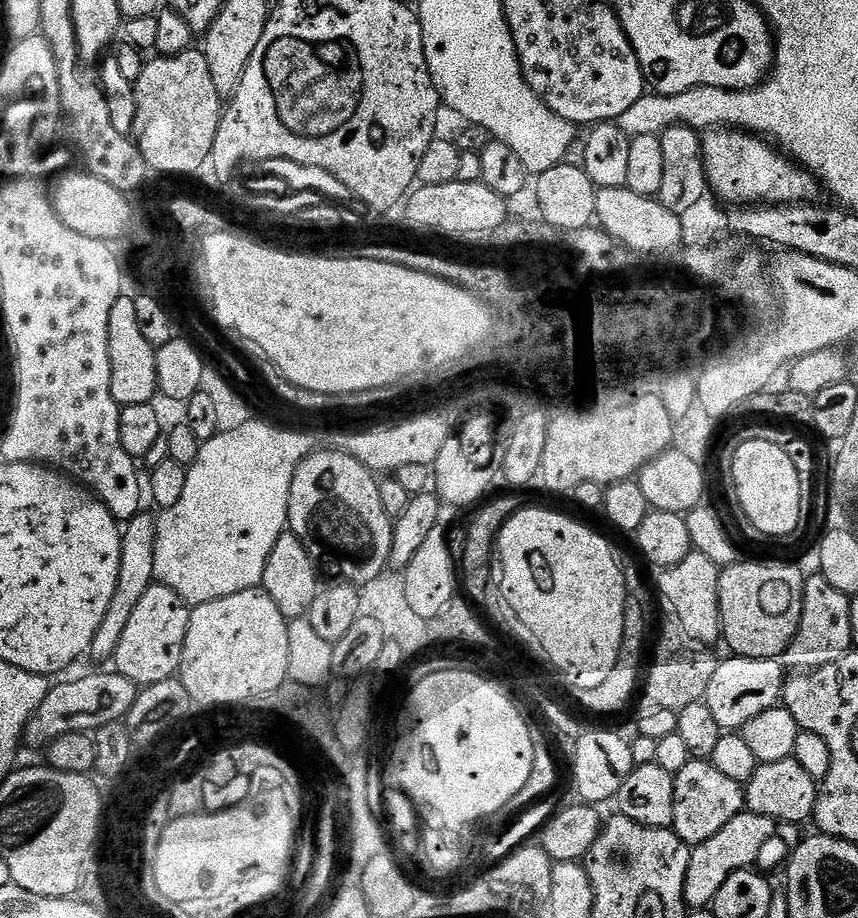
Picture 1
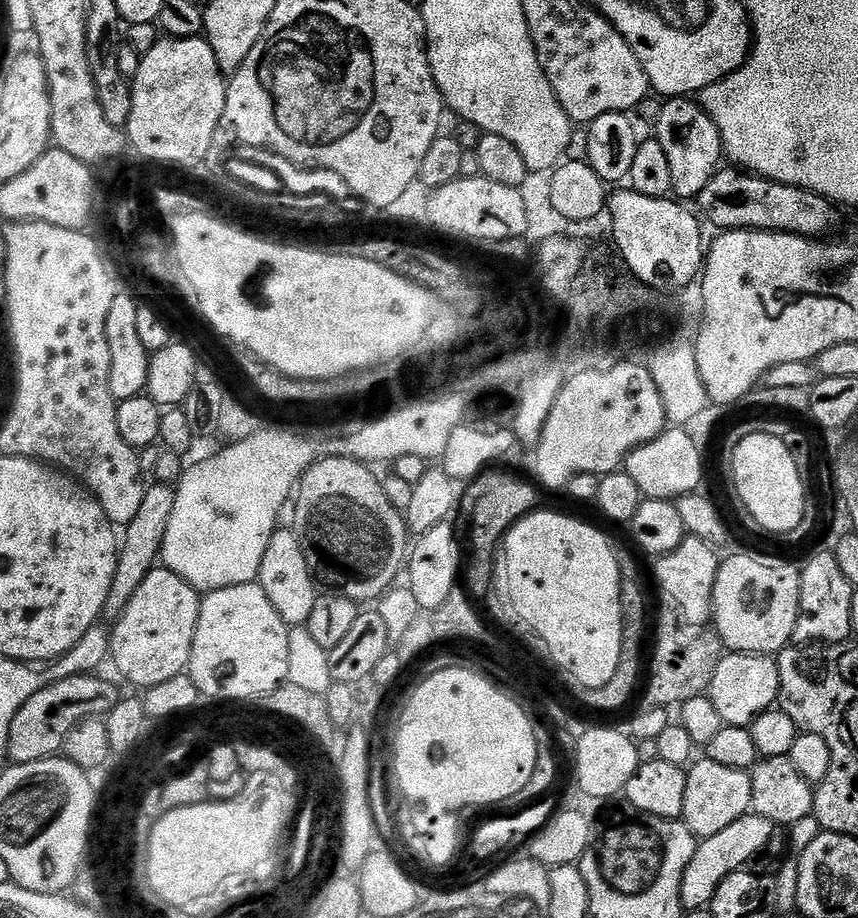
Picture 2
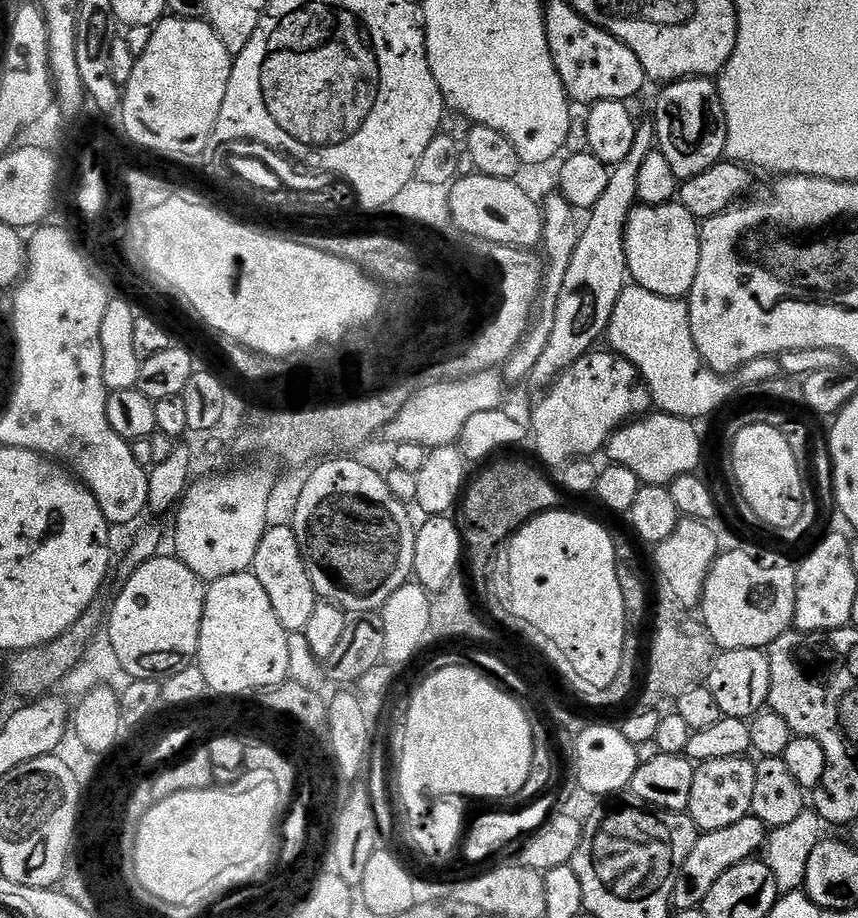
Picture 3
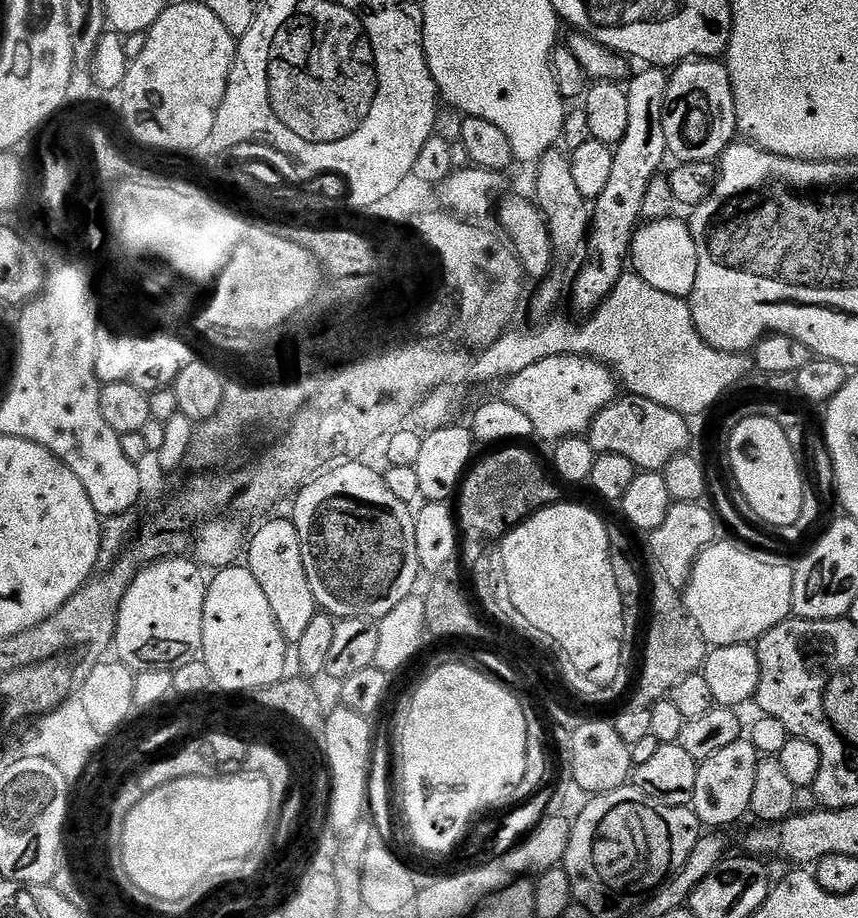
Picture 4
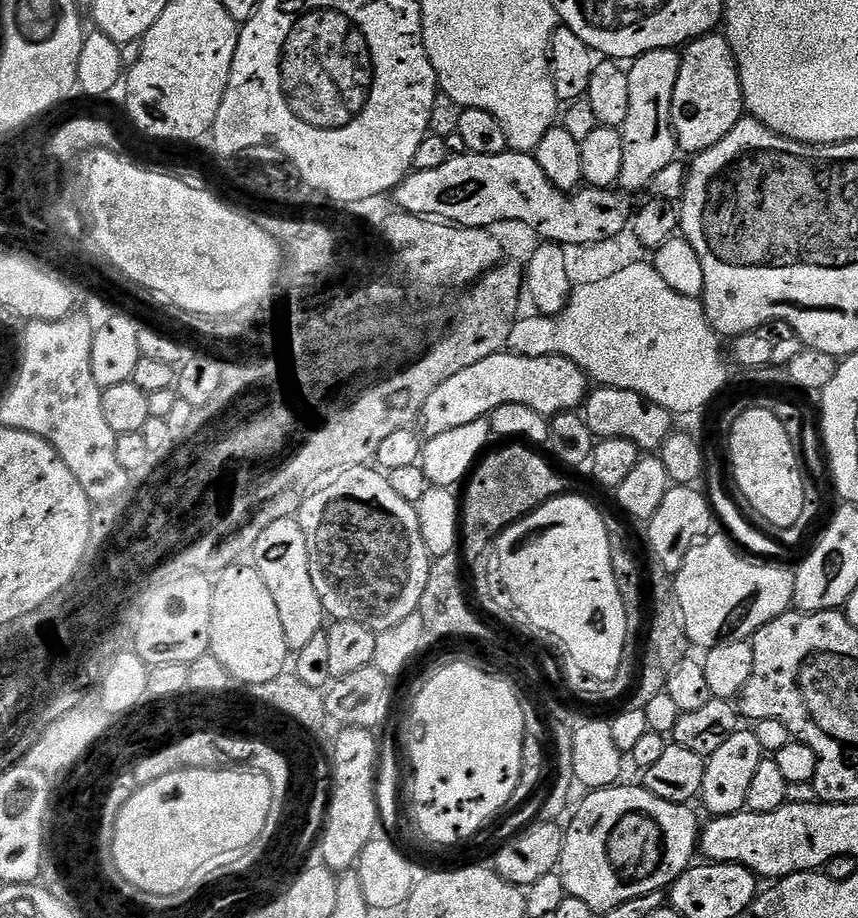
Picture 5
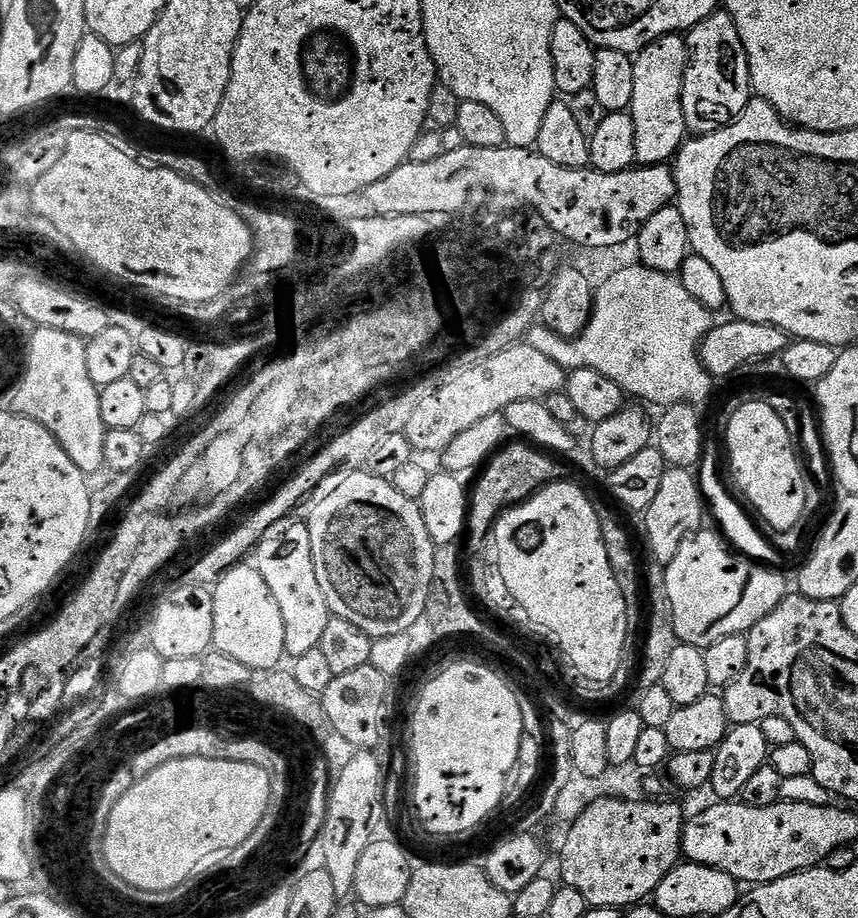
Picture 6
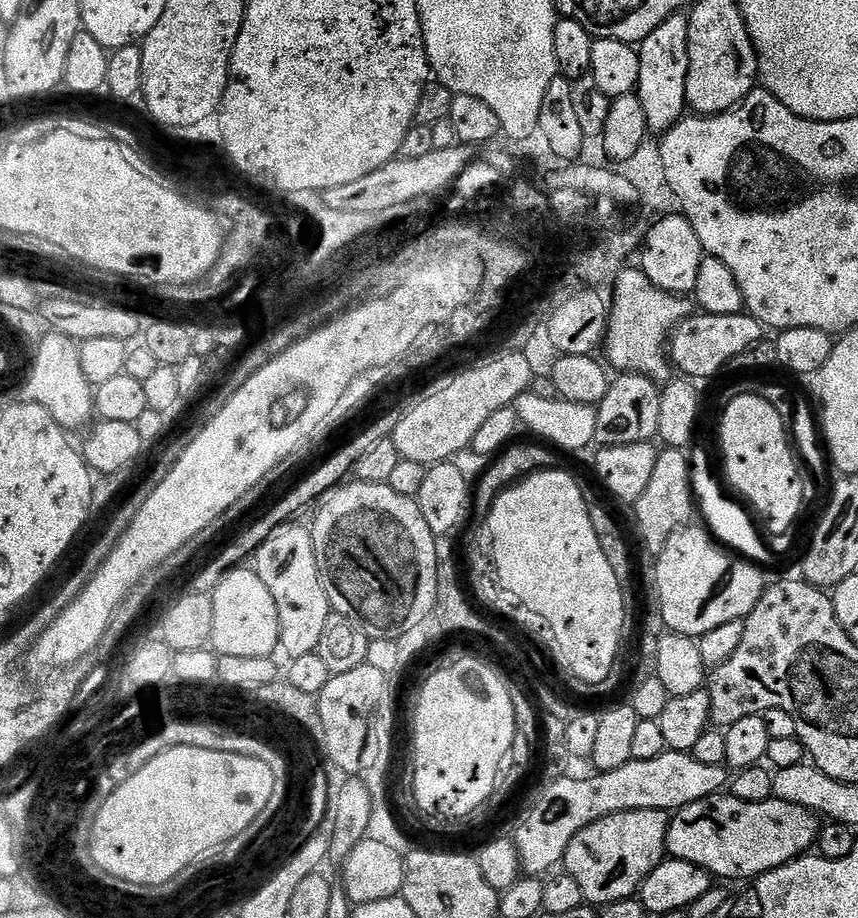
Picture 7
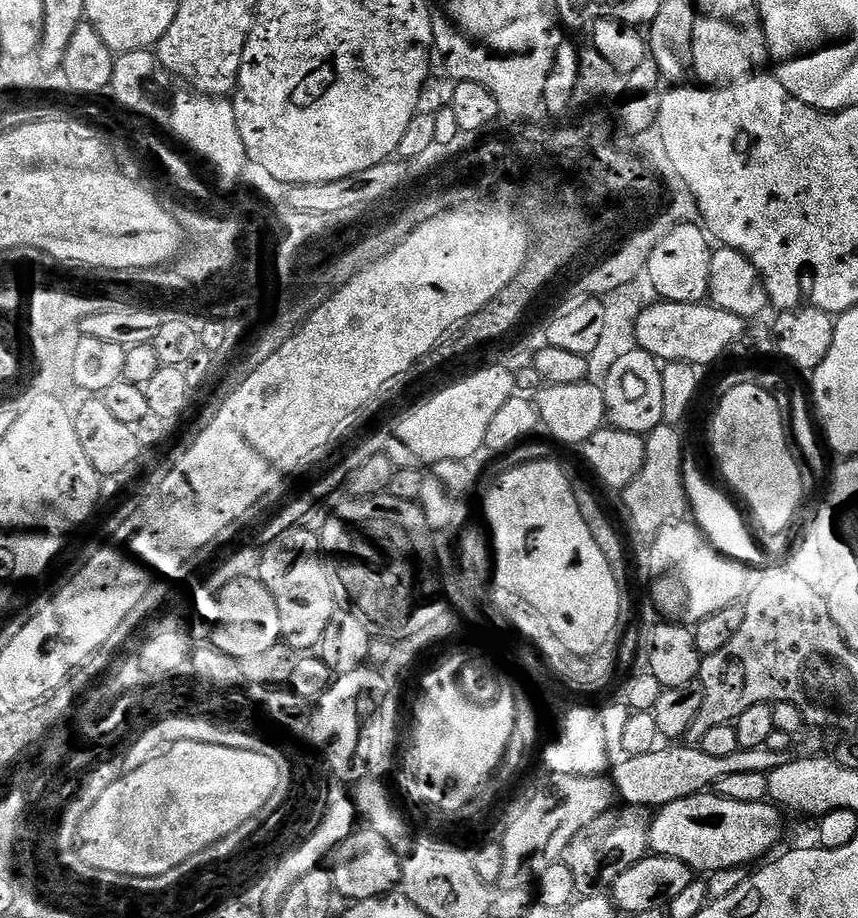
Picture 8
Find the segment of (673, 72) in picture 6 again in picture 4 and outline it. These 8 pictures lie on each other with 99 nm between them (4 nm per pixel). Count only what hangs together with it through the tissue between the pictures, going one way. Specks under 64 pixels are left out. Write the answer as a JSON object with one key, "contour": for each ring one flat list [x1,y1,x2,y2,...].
{"contour":[[651,66,640,71,644,72,638,73,636,77,633,75,626,84,630,106,626,134,622,142,615,145,610,182,591,209,590,235,586,243,588,257,585,258,584,265,581,266,580,273,572,284,572,300,586,312,585,314,600,307,626,272,626,257,632,246,632,238,642,220,642,201,646,198,650,182,654,177,661,175,663,168,660,167,668,156,664,107,670,76,667,71]]}

